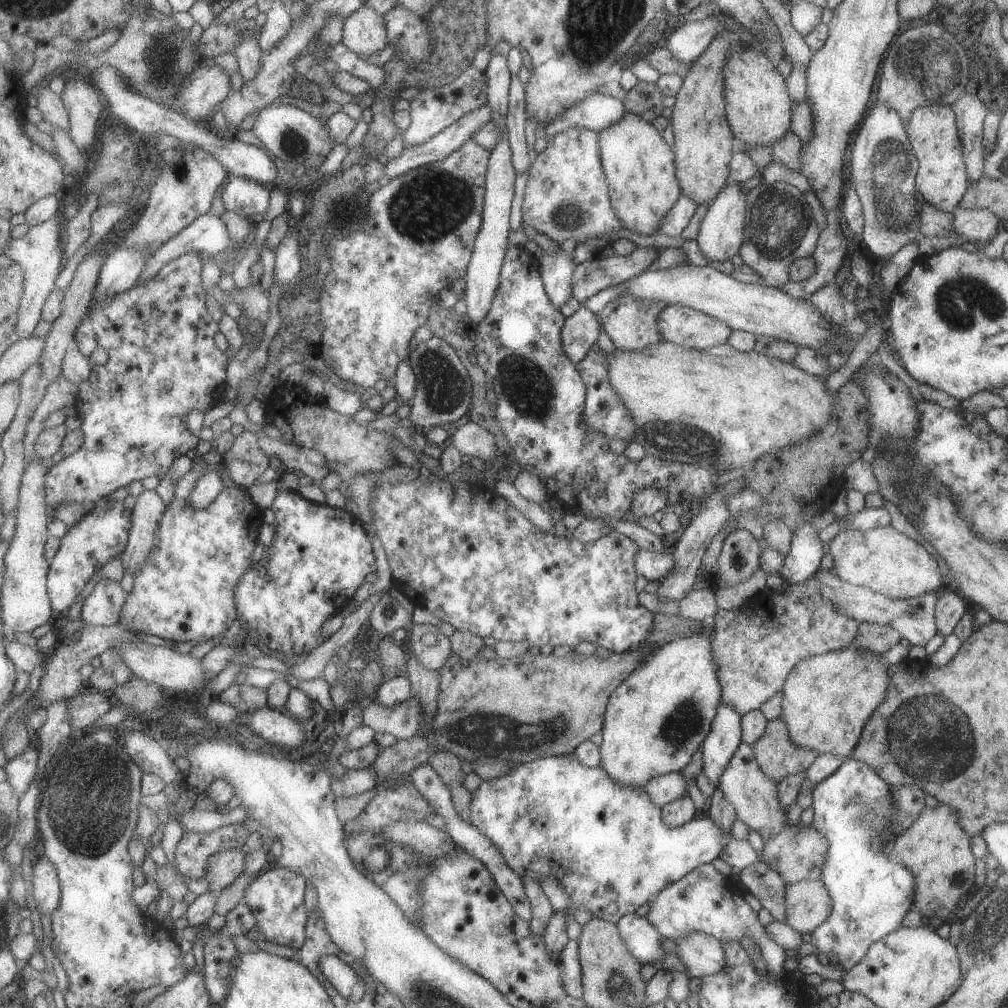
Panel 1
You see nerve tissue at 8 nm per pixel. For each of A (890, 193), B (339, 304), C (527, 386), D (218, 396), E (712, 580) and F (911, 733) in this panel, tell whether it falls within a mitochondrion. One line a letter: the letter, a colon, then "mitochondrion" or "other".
A: mitochondrion
B: other
C: mitochondrion
D: other
E: other
F: mitochondrion

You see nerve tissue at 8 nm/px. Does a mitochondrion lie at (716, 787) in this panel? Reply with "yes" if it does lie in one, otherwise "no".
no

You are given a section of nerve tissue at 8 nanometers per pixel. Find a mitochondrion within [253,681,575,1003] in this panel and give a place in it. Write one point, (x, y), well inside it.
(480, 732)

